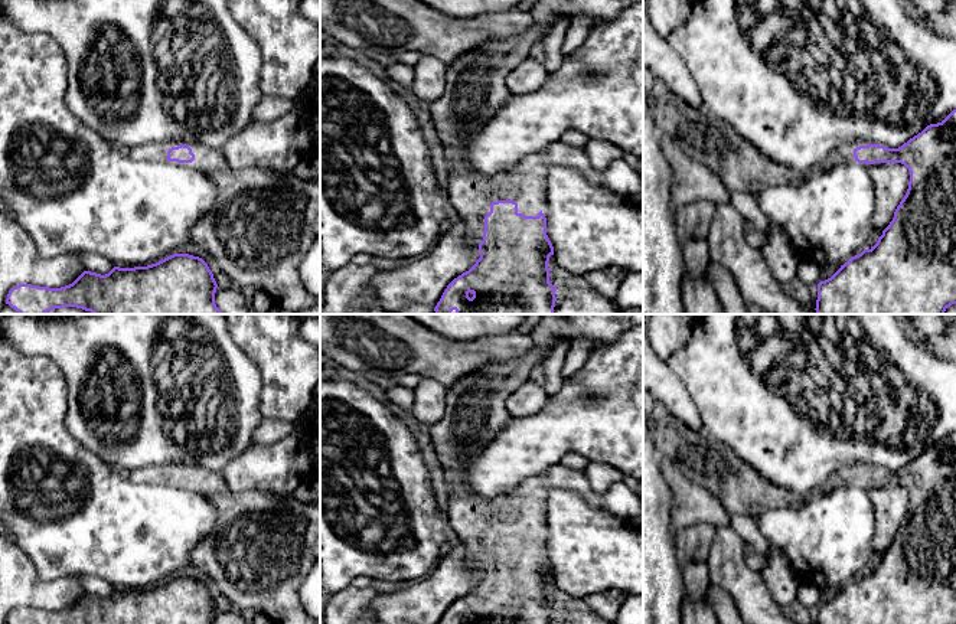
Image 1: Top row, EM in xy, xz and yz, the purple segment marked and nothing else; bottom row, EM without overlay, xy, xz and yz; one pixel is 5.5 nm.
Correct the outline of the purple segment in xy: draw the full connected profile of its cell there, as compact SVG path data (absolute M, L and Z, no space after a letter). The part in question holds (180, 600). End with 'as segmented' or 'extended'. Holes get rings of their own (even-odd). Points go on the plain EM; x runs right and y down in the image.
M173 576L147 589L114 589L101 598L84 594L72 607L61 611L19 607L6 624L215 624L218 607L208 587L189 576Z; as segmented

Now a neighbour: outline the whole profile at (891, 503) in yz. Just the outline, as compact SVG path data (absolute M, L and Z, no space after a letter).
M901 486L868 487L869 500L877 514L877 530L872 538L872 552L885 552L894 535L907 516L910 494Z

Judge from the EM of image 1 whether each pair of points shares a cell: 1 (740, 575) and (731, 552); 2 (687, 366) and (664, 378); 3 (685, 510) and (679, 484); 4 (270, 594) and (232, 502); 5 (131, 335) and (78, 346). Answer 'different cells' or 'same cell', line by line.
1: same cell
2: different cells
3: same cell
4: same cell
5: same cell

